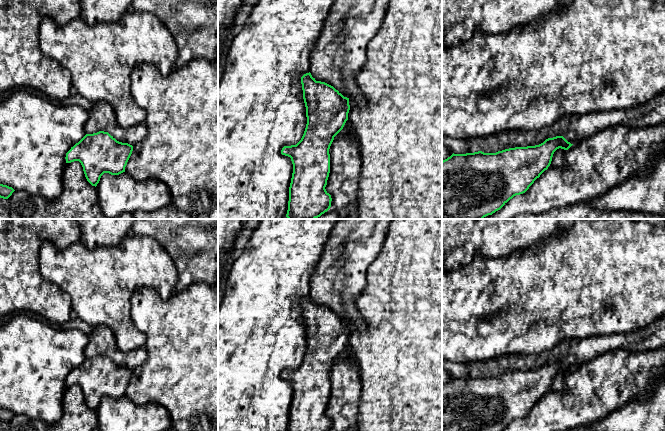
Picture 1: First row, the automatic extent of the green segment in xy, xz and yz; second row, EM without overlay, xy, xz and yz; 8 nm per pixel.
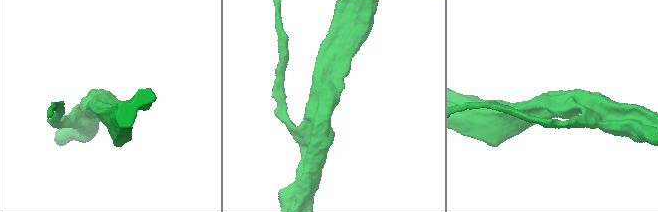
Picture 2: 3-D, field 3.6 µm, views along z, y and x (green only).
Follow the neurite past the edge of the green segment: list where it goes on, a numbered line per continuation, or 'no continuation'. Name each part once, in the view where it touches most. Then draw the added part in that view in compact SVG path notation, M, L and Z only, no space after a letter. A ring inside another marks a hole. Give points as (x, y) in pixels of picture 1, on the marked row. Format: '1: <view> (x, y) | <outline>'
no continuation

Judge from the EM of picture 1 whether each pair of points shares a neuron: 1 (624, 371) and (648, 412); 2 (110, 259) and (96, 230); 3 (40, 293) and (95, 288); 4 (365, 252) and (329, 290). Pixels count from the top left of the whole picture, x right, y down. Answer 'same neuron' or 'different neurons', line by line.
1: different neurons
2: different neurons
3: different neurons
4: same neuron

